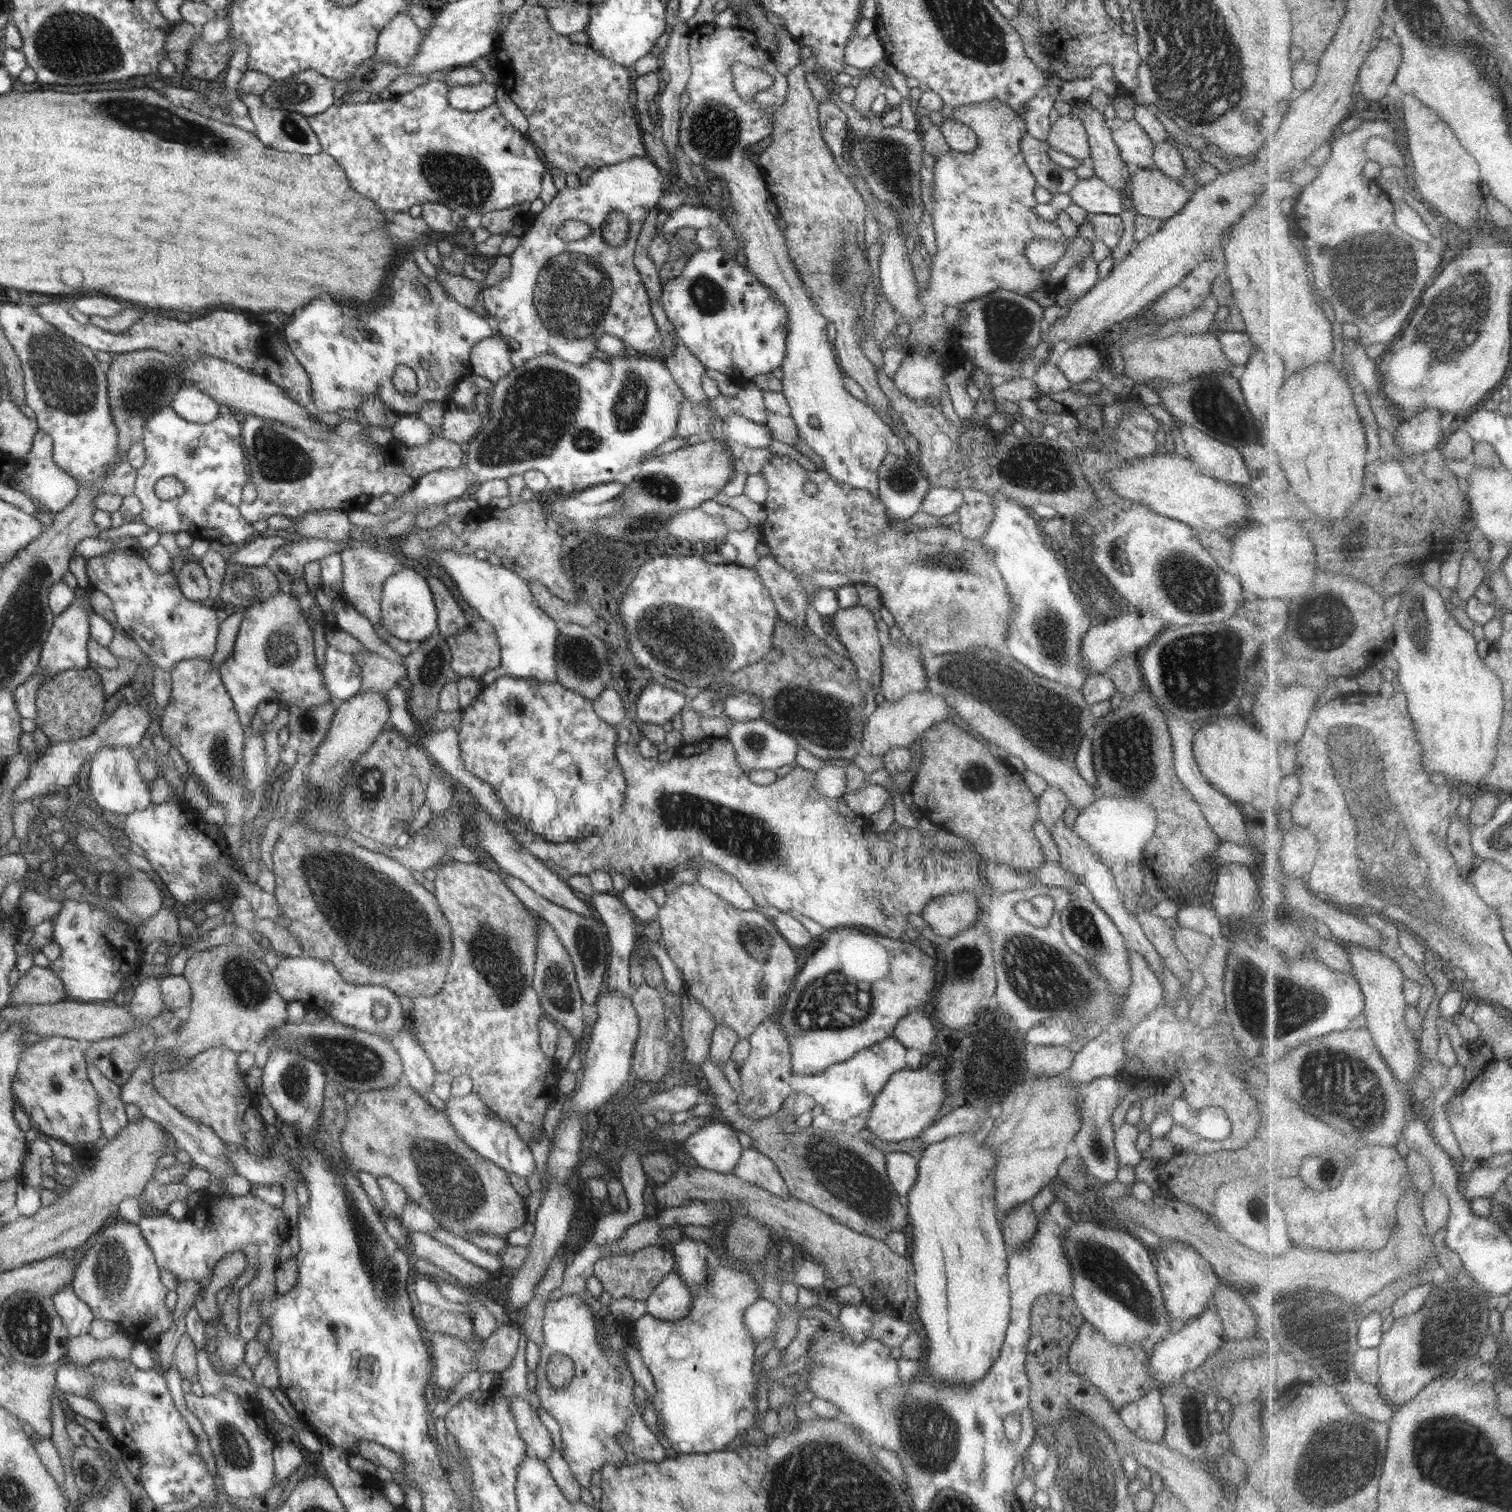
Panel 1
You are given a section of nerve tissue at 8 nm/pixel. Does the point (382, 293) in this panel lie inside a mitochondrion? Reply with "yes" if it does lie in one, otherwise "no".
no

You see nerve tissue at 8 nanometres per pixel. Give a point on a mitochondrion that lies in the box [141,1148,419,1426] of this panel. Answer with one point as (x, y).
(381, 1274)

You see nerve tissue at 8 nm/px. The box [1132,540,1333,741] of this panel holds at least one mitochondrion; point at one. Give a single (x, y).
(1192, 670)

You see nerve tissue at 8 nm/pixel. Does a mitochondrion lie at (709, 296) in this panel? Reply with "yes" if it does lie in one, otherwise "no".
yes

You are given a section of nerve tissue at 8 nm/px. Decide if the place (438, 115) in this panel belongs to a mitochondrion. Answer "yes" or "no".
no

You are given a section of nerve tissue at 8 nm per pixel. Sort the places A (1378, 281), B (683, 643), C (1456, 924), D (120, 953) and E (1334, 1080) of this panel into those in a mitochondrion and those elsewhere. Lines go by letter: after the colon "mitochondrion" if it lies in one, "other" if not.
A: mitochondrion
B: mitochondrion
C: mitochondrion
D: other
E: mitochondrion

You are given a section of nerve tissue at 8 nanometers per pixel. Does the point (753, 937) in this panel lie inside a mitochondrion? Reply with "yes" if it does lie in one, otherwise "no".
yes

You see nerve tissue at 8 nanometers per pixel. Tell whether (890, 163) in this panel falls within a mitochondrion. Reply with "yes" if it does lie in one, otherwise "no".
yes

